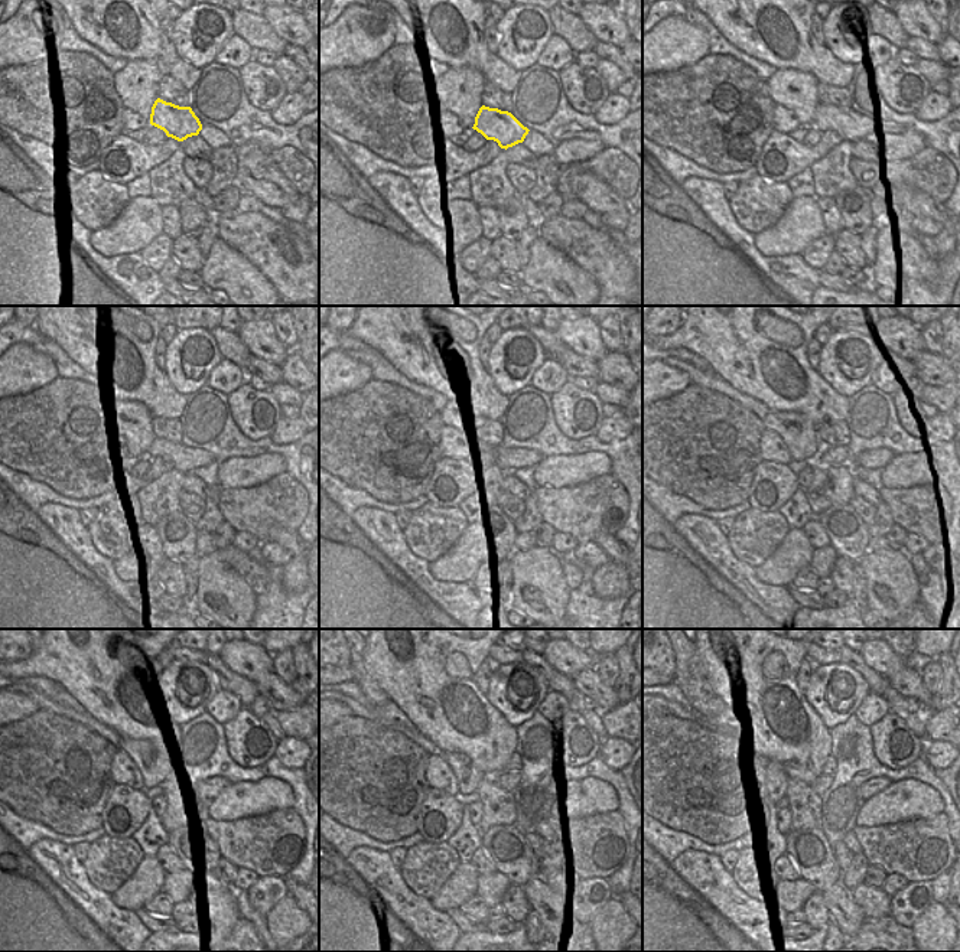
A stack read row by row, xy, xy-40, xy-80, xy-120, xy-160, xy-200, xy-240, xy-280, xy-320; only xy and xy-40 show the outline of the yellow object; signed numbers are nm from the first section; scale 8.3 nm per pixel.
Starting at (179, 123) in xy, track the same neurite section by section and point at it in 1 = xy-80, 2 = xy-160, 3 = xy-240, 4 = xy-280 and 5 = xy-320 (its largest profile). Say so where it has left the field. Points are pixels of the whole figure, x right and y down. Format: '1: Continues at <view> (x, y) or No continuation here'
1: Continues at xy-80 (833, 133)
2: Continues at xy-160 (505, 459)
3: Continues at xy-240 (215, 785)
4: Continues at xy-280 (549, 785)
5: Continues at xy-320 (874, 785).

